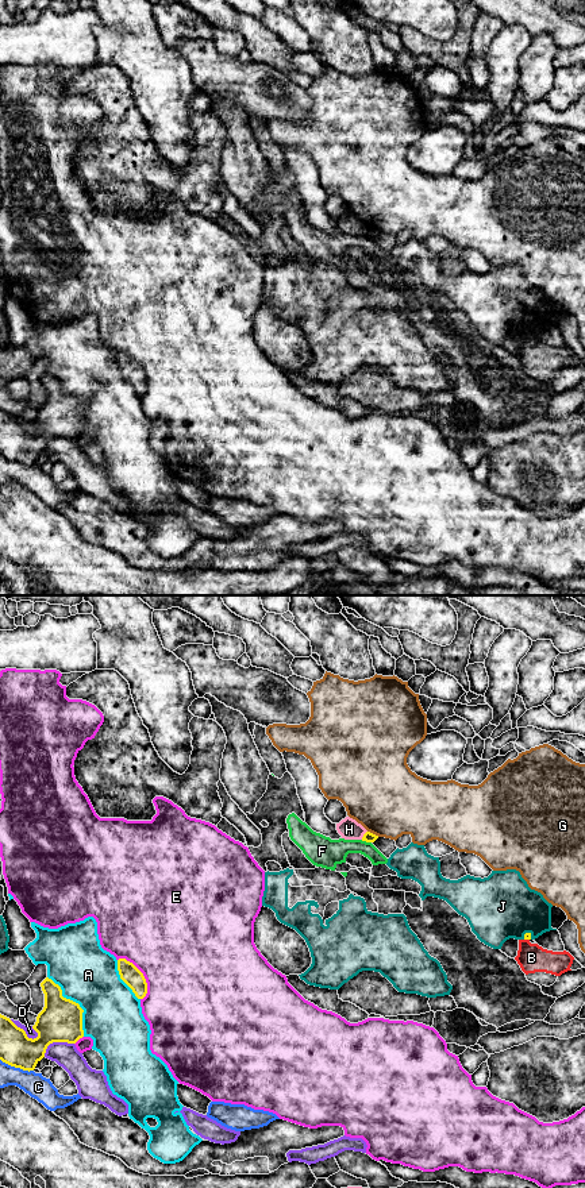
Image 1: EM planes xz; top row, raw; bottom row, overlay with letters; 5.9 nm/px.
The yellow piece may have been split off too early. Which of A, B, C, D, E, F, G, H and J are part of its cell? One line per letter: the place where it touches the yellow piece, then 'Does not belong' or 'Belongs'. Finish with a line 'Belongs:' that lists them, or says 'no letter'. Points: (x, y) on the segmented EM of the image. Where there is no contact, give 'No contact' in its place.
A: Touches yellow at xz (74, 1002). Does not belong
B: Touches yellow at xz (527, 938). Does not belong
C: Touches yellow at xz (16, 1067). Does not belong
D: Touches yellow at xz (24, 1032). Does not belong
E: Touches yellow at xz (142, 975). Does not belong
F: Touches yellow at xz (366, 841). Does not belong
G: Touches yellow at xz (372, 833). Does not belong
H: Touches yellow at xz (364, 834). Does not belong
J: Touches yellow at xz (526, 933). Does not belong
Belongs: no letter

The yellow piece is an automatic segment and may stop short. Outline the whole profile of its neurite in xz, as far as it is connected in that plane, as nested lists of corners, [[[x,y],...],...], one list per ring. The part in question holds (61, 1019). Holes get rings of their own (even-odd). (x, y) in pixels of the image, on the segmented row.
[[[46,977],[41,983],[45,994],[45,1007],[38,1014],[32,1029],[38,1033],[36,1038],[28,1038],[26,1031],[18,1027],[9,1018],[0,1014],[0,1060],[11,1066],[23,1071],[34,1071],[36,1064],[45,1057],[46,1049],[53,1042],[76,1044],[84,1037],[82,1012],[78,1003],[62,996],[62,990],[51,979]]]

